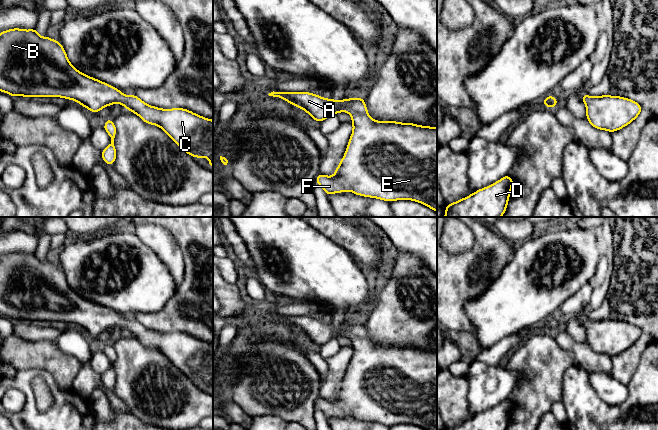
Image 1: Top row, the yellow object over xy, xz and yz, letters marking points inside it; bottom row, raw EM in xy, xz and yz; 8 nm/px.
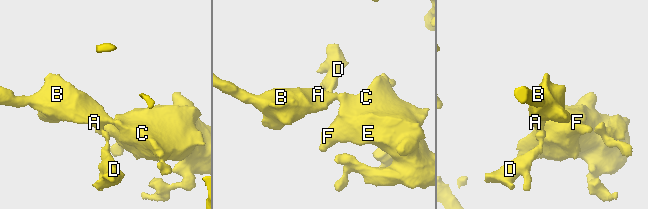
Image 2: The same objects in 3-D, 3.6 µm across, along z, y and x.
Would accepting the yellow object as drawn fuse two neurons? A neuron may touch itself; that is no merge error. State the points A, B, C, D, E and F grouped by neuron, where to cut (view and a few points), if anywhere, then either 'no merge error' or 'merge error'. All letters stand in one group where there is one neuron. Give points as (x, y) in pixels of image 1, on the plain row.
groups A B C D E F; cut none; no merge error

